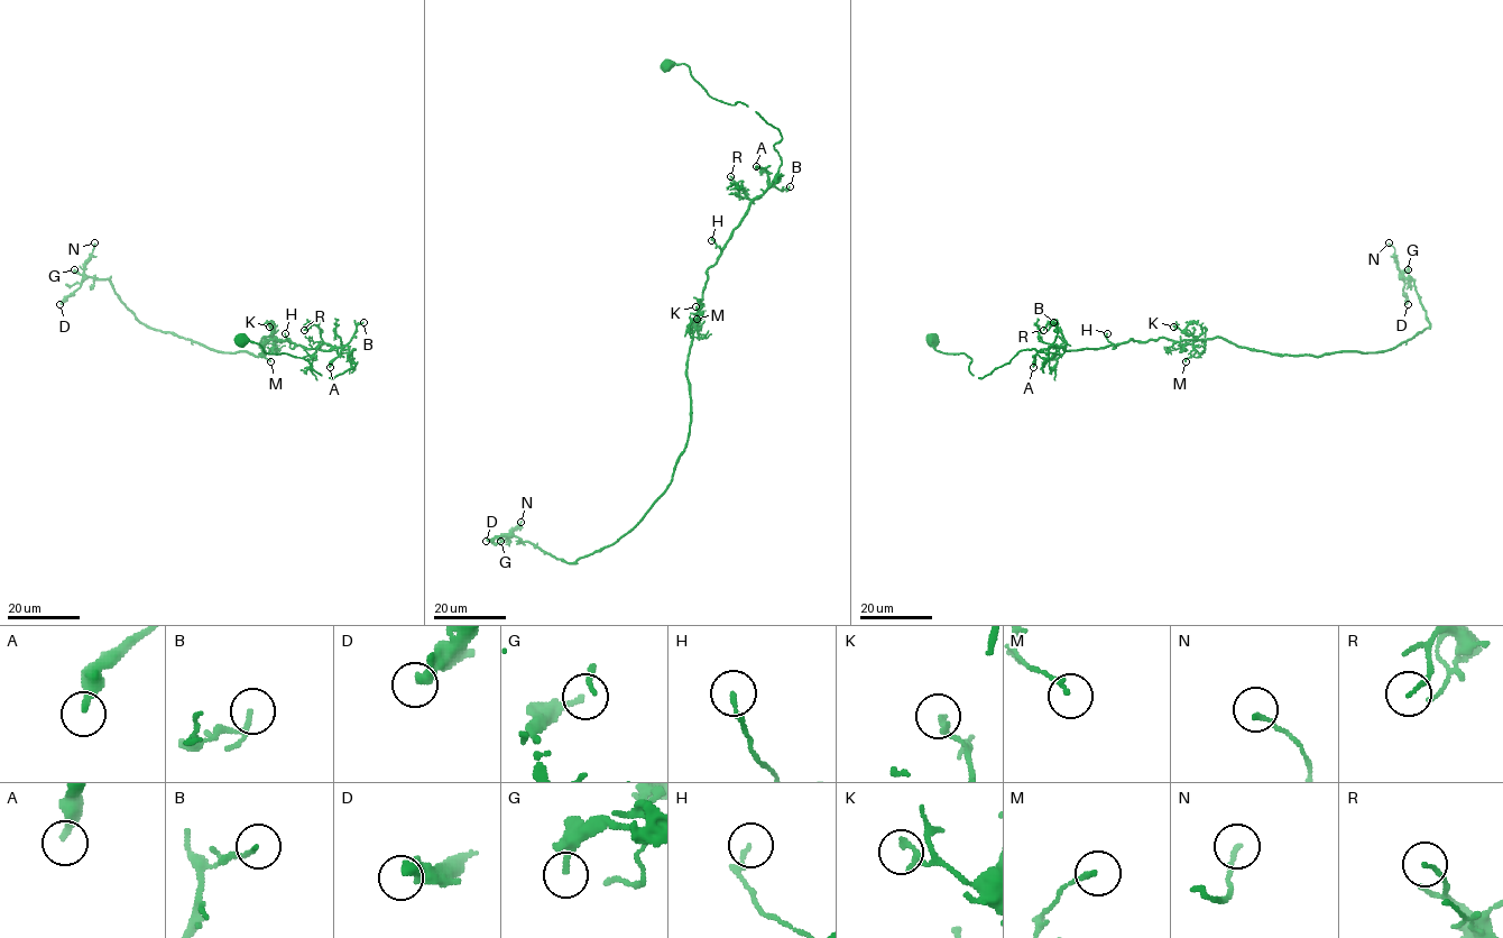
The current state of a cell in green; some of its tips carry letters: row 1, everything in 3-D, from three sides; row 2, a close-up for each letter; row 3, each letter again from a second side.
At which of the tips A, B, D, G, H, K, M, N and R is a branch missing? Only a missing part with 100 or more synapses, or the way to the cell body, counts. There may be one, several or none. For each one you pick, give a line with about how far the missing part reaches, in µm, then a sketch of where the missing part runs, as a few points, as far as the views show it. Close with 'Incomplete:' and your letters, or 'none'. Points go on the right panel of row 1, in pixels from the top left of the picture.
Incomplete: none

